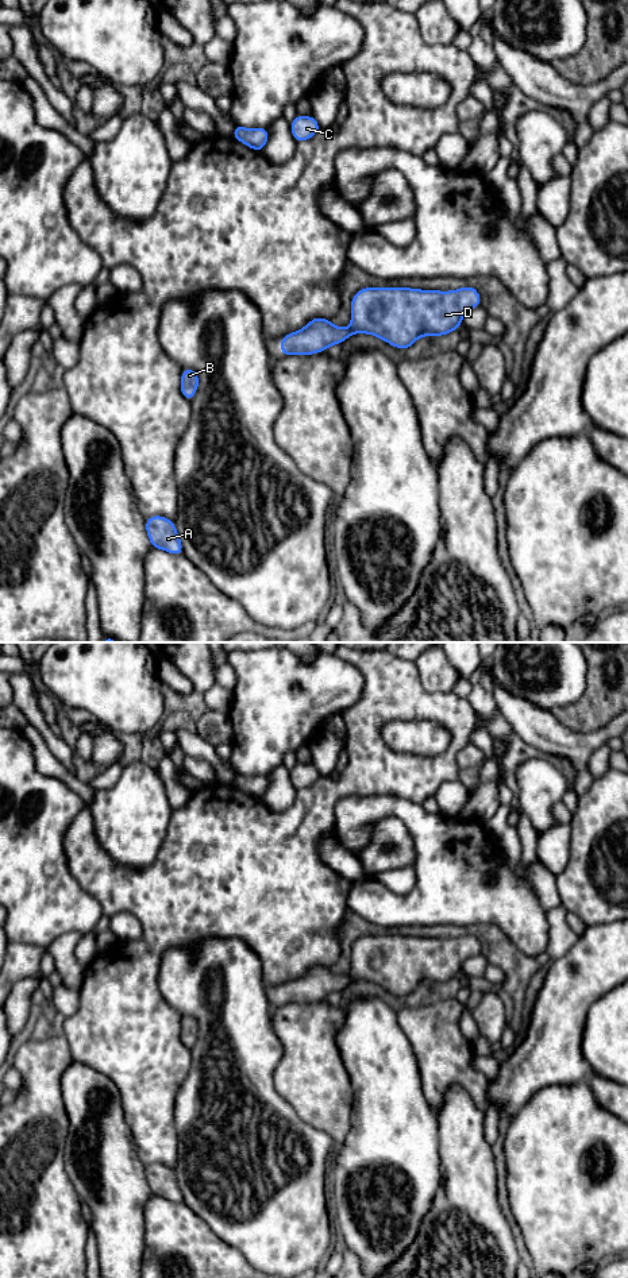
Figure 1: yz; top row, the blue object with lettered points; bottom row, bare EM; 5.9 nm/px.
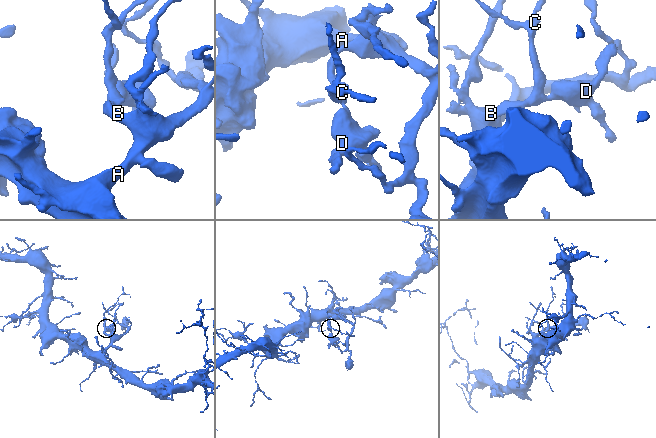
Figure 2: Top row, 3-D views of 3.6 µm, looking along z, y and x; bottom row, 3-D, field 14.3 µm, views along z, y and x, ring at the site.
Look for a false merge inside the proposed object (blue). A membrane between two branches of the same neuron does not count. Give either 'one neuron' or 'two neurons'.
one neuron

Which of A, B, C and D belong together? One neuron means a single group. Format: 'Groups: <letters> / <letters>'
Groups: A B C D

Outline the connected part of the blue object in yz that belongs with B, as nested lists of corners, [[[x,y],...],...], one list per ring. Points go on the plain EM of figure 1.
[[[184,1016],[181,1022],[181,1043],[193,1047],[199,1035],[199,1022],[193,1016]]]

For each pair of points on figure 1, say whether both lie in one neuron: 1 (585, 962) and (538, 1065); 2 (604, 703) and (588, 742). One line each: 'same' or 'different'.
1: same
2: different

